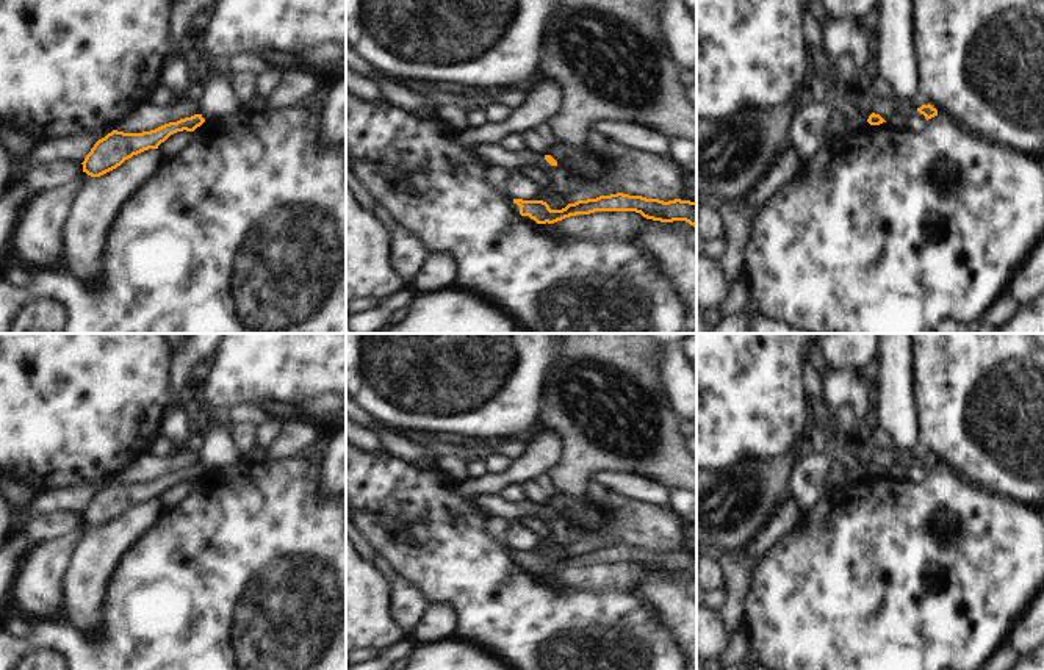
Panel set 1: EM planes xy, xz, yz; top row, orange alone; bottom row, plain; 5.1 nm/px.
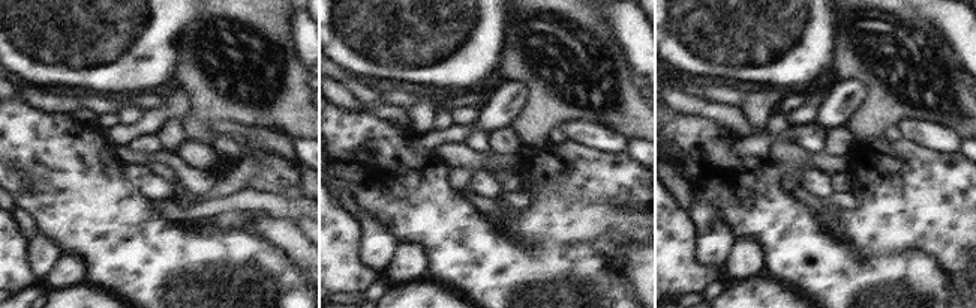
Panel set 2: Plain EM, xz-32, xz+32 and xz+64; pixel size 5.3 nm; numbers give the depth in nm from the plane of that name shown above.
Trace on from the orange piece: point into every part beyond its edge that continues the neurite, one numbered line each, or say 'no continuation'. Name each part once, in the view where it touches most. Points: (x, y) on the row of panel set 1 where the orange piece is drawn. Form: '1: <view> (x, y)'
no continuation

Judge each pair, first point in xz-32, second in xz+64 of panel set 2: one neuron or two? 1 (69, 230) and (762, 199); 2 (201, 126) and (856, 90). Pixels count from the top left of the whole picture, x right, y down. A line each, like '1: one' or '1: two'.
1: one
2: two

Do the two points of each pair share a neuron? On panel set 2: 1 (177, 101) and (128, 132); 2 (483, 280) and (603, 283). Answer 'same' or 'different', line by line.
1: same
2: same

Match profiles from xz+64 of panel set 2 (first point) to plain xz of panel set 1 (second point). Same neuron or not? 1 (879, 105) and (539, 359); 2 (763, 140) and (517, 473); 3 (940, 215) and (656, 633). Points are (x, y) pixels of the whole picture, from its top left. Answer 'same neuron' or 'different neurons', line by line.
1: different neurons
2: same neuron
3: different neurons

